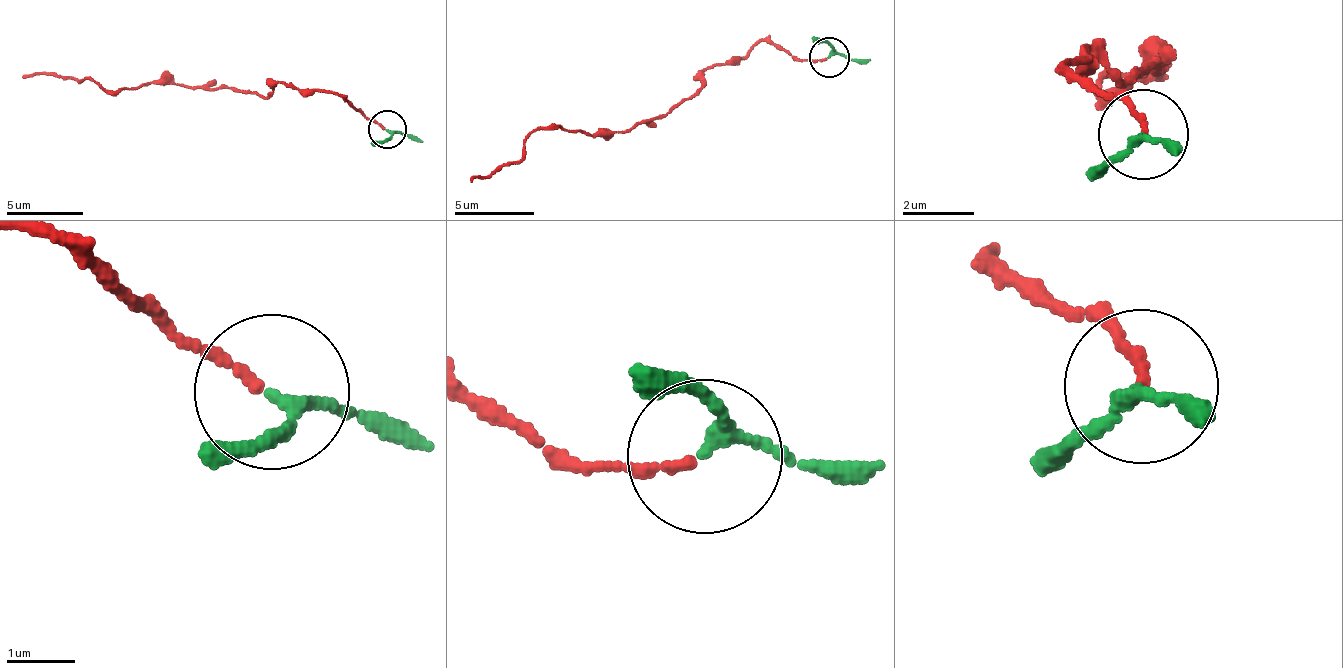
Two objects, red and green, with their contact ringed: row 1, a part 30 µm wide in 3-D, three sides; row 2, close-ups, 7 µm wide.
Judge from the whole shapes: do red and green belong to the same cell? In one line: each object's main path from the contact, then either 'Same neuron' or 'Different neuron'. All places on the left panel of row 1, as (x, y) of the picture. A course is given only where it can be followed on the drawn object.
Course of red: (386, 126), (363, 118), (336, 93), (281, 83), (264, 95), (23, 78). Course of green: (386, 130), (402, 130), (421, 143). Same neuron

